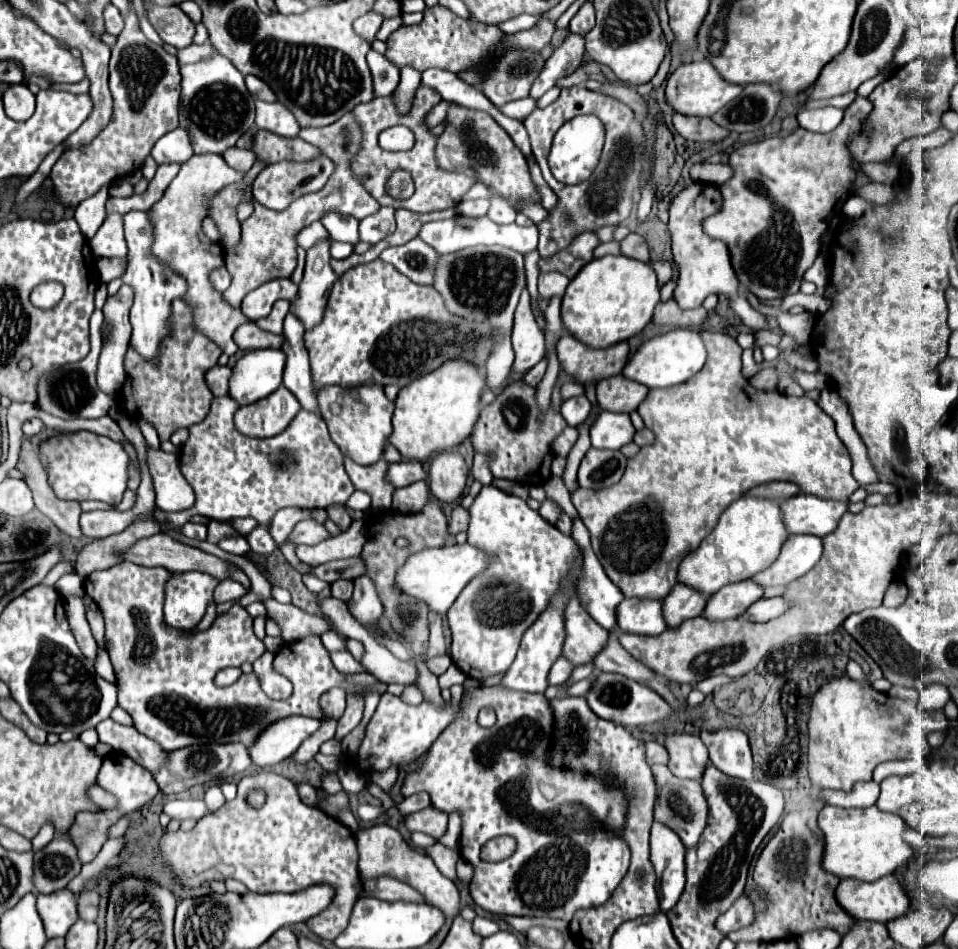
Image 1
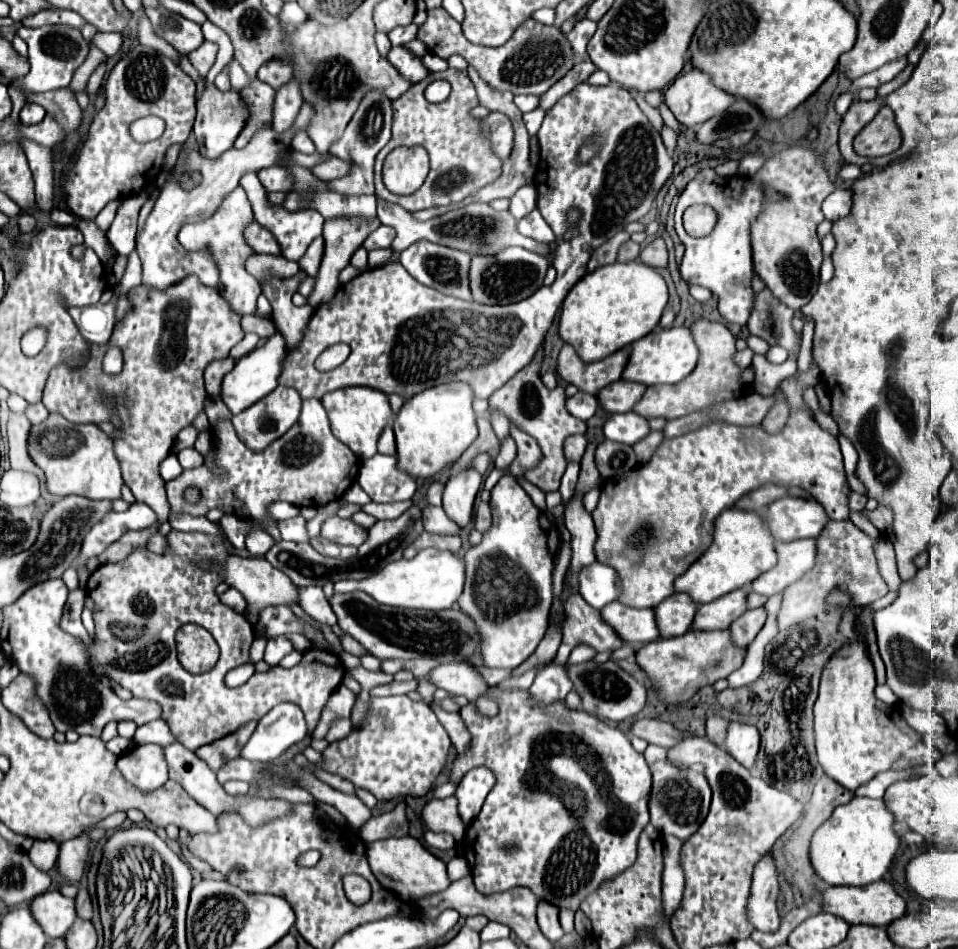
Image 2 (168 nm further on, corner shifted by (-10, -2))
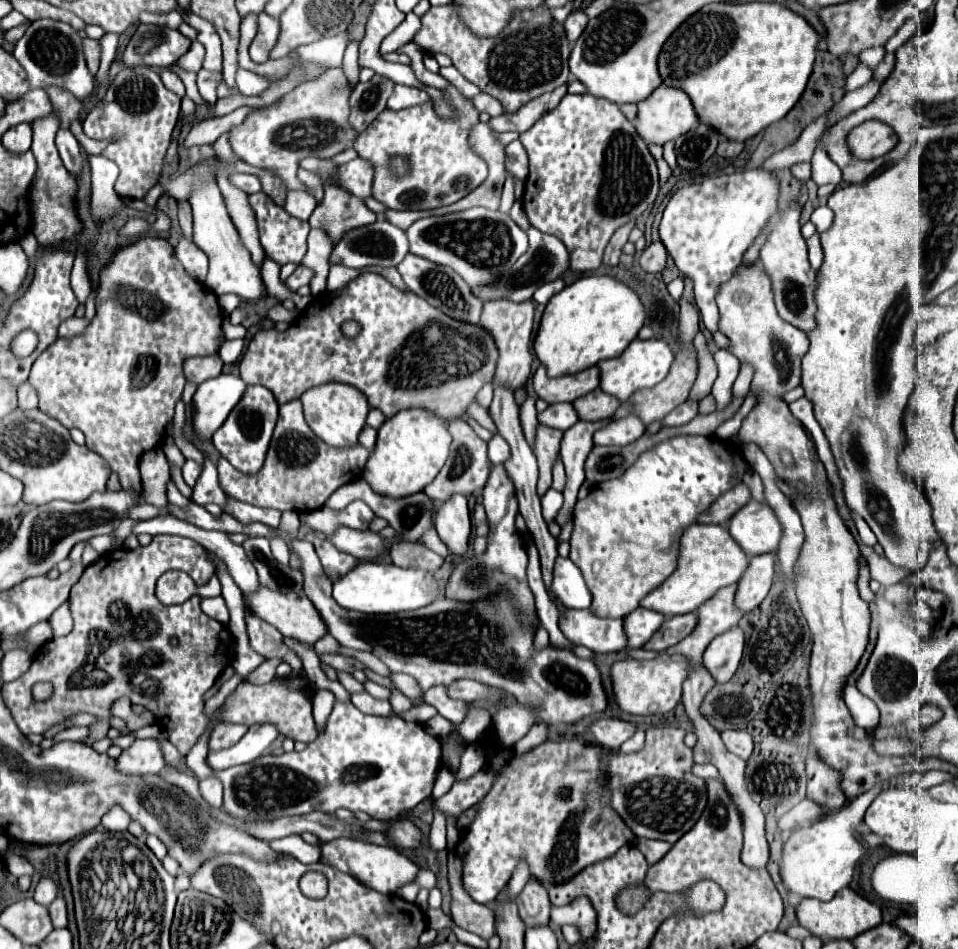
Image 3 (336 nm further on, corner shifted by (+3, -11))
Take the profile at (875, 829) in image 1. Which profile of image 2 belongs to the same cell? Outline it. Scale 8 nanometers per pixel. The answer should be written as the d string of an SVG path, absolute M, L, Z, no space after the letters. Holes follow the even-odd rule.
M853 798L853 802L843 804L833 810L831 818L823 822L813 838L811 838L811 862L821 880L825 880L829 886L865 886L877 880L883 880L887 870L891 868L891 862L901 846L899 836L893 832L893 814L889 814L883 800L873 798Z

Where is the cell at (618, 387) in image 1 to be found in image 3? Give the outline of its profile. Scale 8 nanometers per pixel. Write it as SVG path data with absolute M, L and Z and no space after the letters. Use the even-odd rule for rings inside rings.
M594 389L592 393L576 399L574 409L578 413L578 419L582 421L602 421L608 419L616 413L620 401L608 393L604 393L602 389Z

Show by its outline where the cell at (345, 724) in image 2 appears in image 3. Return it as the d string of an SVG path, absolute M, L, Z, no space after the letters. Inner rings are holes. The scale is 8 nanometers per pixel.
M326 689L316 691L316 695L314 695L314 721L316 721L318 729L324 727L324 719L330 715L334 701L336 699L334 699L332 691L326 691Z

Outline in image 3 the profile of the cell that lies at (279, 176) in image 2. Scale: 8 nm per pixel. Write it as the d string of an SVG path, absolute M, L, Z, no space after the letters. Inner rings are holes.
M234 173L230 175L230 183L238 189L242 189L244 193L258 193L262 191L262 185L260 185L260 179L256 179L256 175L242 175L242 173Z

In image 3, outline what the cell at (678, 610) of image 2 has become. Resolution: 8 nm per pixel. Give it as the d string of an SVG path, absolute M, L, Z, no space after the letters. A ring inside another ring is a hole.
M638 607L636 611L632 611L632 615L624 617L624 633L628 639L628 647L640 649L654 635L662 621L664 617L660 613L644 607Z

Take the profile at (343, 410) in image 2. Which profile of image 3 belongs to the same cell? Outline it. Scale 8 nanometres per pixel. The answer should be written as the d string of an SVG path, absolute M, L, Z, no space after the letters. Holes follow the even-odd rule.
M324 383L324 385L312 387L302 395L302 405L304 405L306 423L310 425L310 429L320 439L324 439L328 445L334 445L334 447L356 445L358 433L366 425L366 415L370 409L368 401L364 399L364 393L346 383Z

